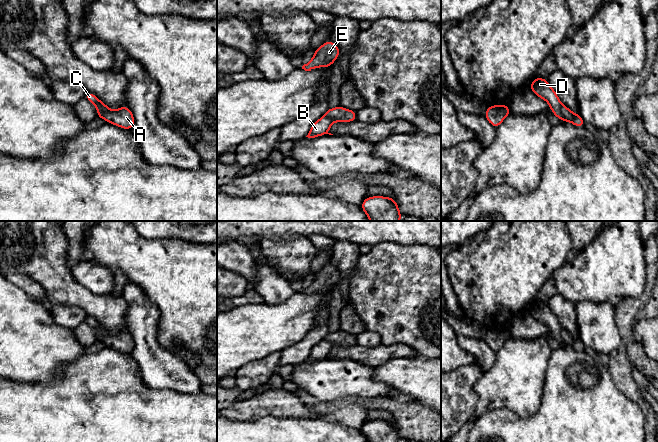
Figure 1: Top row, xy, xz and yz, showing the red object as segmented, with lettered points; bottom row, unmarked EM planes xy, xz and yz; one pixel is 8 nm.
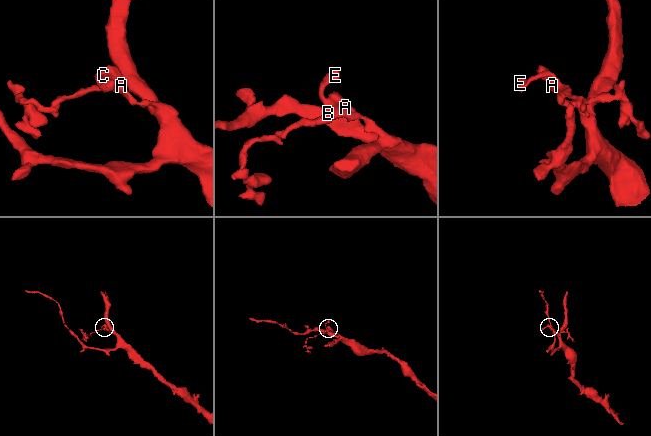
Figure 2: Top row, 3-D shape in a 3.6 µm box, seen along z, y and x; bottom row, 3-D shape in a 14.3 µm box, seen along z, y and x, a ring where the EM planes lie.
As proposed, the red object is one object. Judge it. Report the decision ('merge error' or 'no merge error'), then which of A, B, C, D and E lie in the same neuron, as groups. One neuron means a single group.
merge error; groups A D / B C E

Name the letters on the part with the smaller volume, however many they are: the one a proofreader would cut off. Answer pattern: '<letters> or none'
B, C, E

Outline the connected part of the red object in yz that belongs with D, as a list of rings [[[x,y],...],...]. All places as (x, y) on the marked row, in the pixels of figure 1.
[[[537,76],[531,82],[529,88],[536,96],[548,103],[553,115],[564,122],[563,116],[560,111],[562,103],[556,91],[552,88],[547,79]]]

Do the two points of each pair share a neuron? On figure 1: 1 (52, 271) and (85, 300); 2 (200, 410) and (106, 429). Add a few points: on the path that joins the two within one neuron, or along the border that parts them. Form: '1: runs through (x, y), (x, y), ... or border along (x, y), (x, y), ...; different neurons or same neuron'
1: runs through (60, 279), (77, 295); same neuron
2: runs through (177, 429), (129, 429); same neuron

